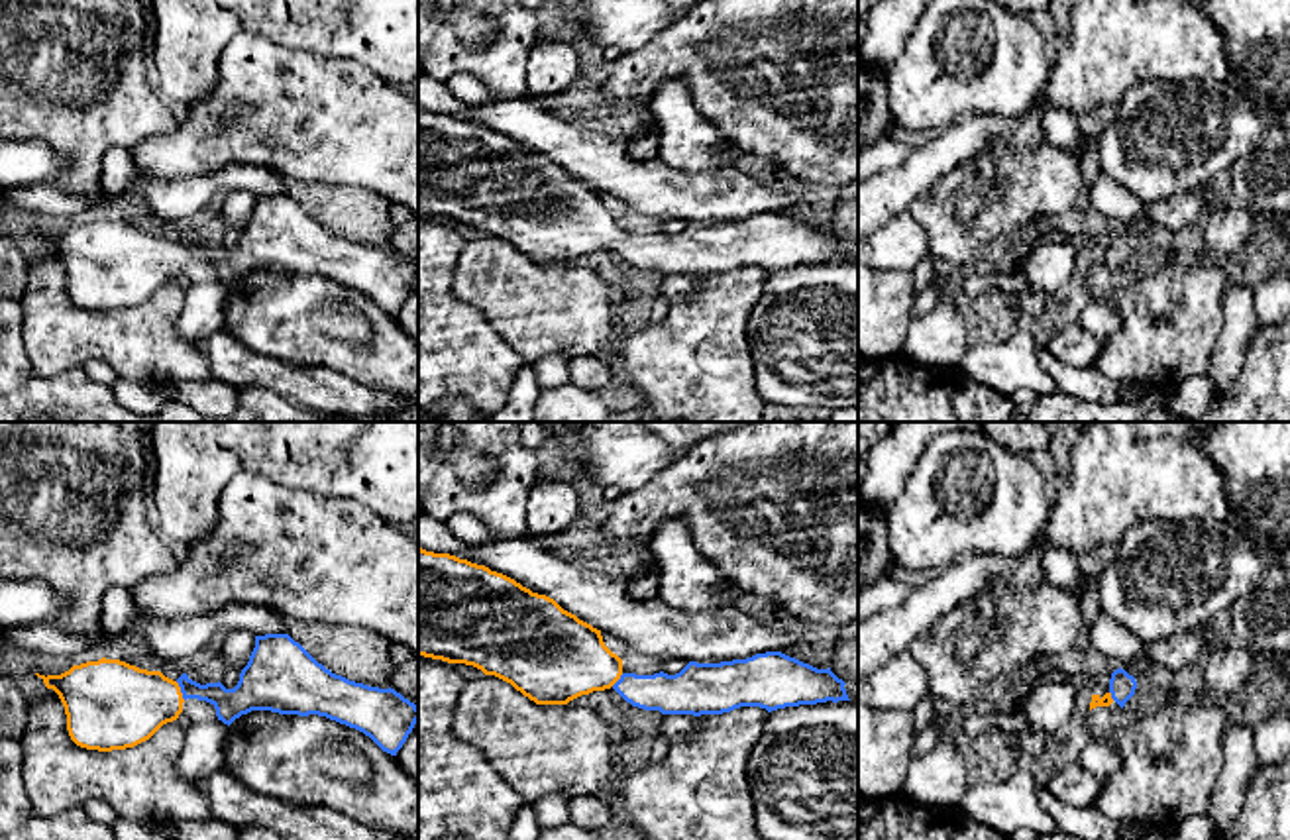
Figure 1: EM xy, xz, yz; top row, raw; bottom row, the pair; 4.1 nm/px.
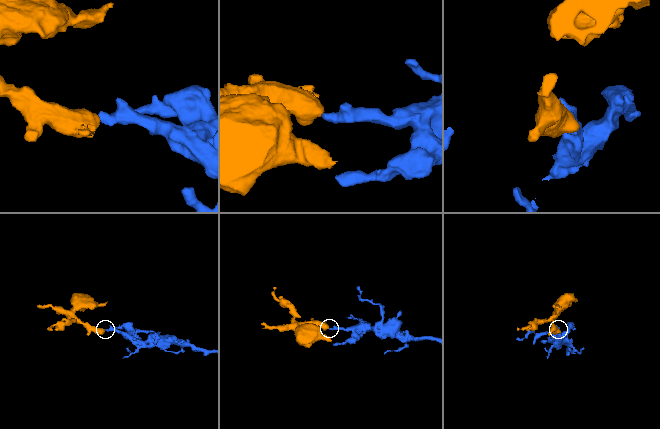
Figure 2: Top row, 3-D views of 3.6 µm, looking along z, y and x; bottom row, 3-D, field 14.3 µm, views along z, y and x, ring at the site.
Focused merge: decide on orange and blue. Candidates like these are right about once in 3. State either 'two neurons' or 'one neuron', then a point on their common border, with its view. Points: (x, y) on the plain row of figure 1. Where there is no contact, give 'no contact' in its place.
one neuron; meets orange in xy at (179, 252)

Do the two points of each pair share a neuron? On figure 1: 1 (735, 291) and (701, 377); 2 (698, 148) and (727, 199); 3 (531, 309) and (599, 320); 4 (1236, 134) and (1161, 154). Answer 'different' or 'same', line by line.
1: same
2: different
3: same
4: same

